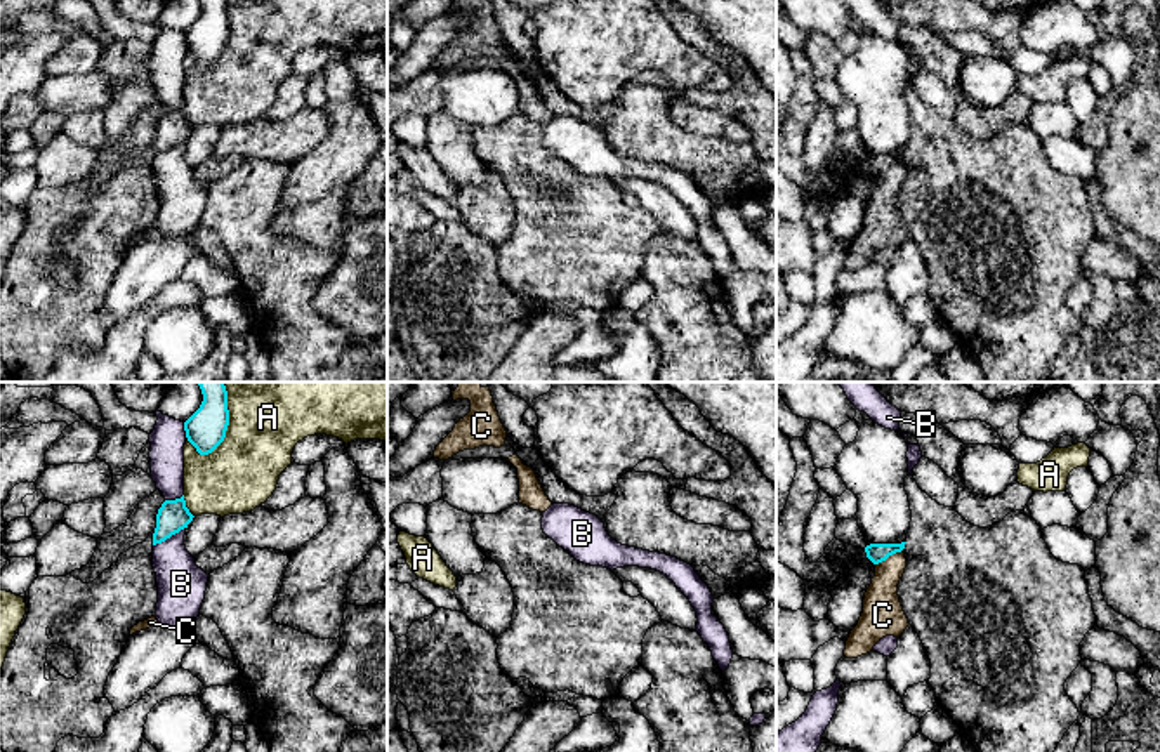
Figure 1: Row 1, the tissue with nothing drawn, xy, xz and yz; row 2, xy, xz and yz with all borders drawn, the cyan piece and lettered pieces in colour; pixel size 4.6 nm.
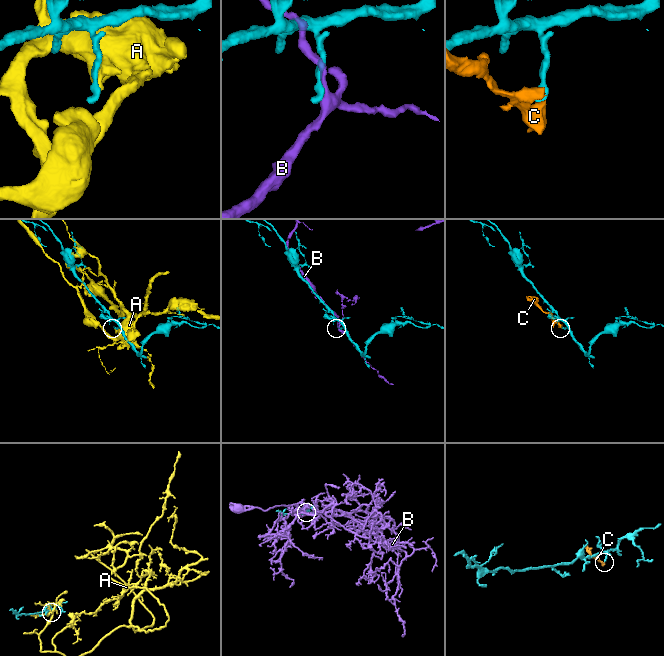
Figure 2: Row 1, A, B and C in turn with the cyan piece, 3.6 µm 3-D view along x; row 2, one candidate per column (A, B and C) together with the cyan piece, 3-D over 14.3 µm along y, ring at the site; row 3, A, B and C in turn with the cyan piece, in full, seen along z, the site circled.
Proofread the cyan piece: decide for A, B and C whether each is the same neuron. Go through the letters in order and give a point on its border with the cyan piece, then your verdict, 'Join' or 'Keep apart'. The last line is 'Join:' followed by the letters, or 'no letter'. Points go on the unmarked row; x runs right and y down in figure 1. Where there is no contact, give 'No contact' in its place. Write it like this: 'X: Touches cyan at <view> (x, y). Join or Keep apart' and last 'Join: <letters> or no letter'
A: Touches cyan at xy (228, 35). Keep apart
B: Touches cyan at xy (169, 148). Keep apart
C: Touches cyan at yz (888, 167). Keep apart
Join: no letter

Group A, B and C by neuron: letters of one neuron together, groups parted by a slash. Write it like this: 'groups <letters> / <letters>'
groups A / B / C

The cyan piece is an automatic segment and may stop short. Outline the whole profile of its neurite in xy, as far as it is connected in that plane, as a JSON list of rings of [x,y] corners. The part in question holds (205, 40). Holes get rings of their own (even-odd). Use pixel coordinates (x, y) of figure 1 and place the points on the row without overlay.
[[[201,0],[200,19],[184,33],[188,52],[200,66],[212,64],[226,49],[229,36],[227,2]]]

